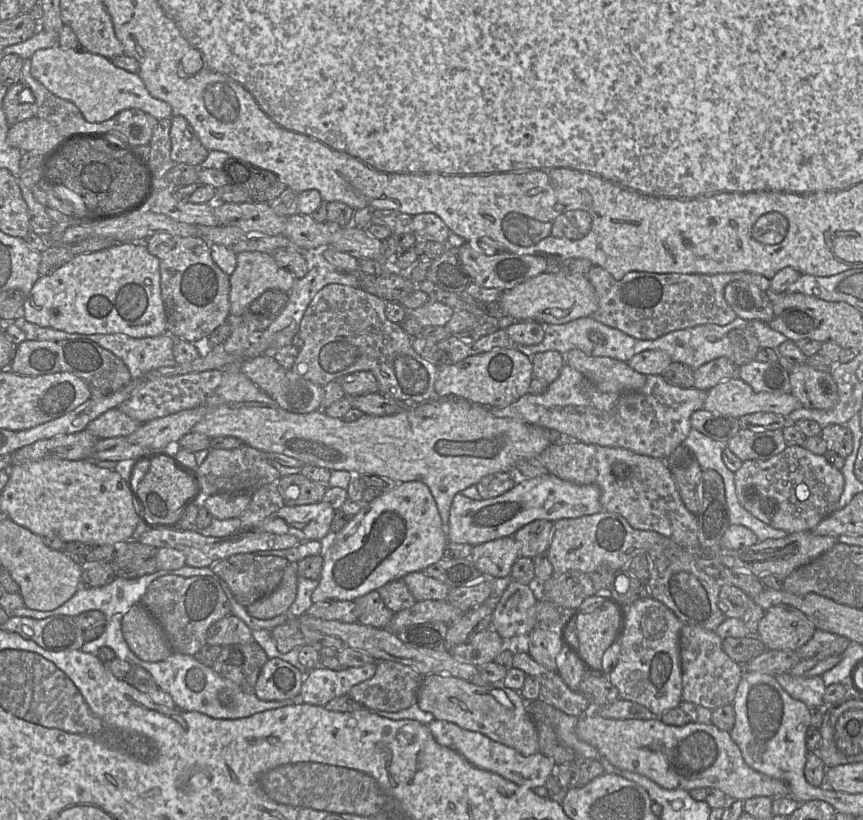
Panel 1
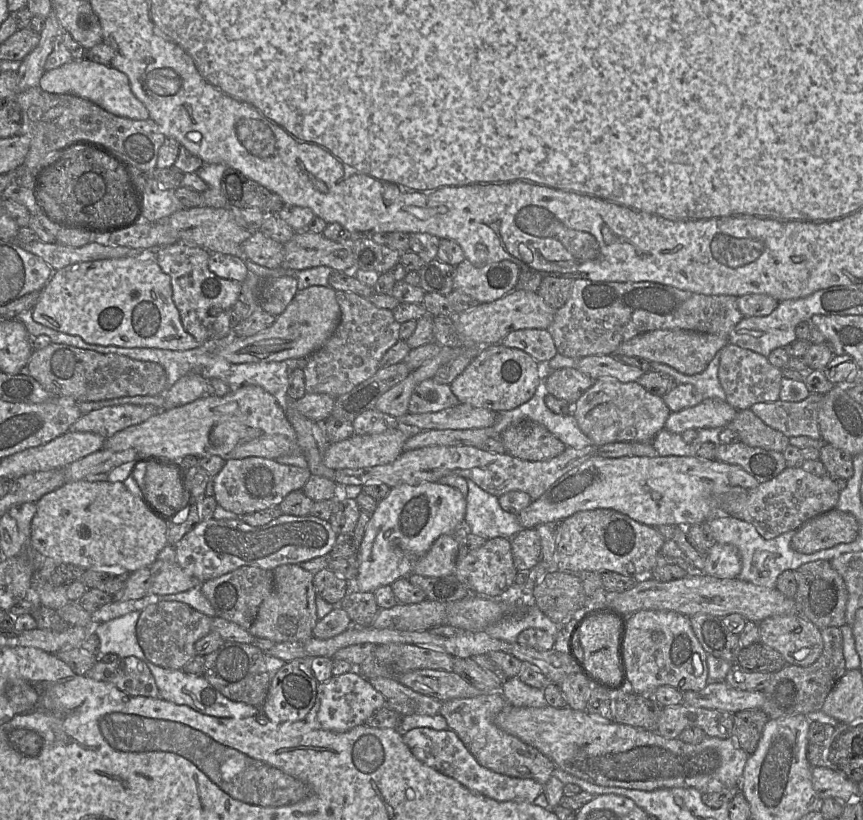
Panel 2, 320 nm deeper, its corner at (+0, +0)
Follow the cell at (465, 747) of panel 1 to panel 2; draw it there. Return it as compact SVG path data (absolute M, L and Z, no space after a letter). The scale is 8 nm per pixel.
M413 728L403 733L403 741L422 763L456 779L469 790L479 795L501 802L533 803L539 794L544 791L544 785L533 779L506 776L482 766L457 734L450 729Z

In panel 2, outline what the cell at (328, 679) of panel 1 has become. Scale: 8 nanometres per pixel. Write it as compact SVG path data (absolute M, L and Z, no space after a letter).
M356 669L319 683L316 701L305 718L305 722L314 729L333 732L346 732L365 724L366 720L378 709L386 706L386 698Z

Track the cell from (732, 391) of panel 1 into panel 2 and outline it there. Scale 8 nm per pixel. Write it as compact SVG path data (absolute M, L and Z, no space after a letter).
M703 399L699 404L678 412L671 412L664 429L682 434L688 429L725 428L736 416L737 410L727 401Z

